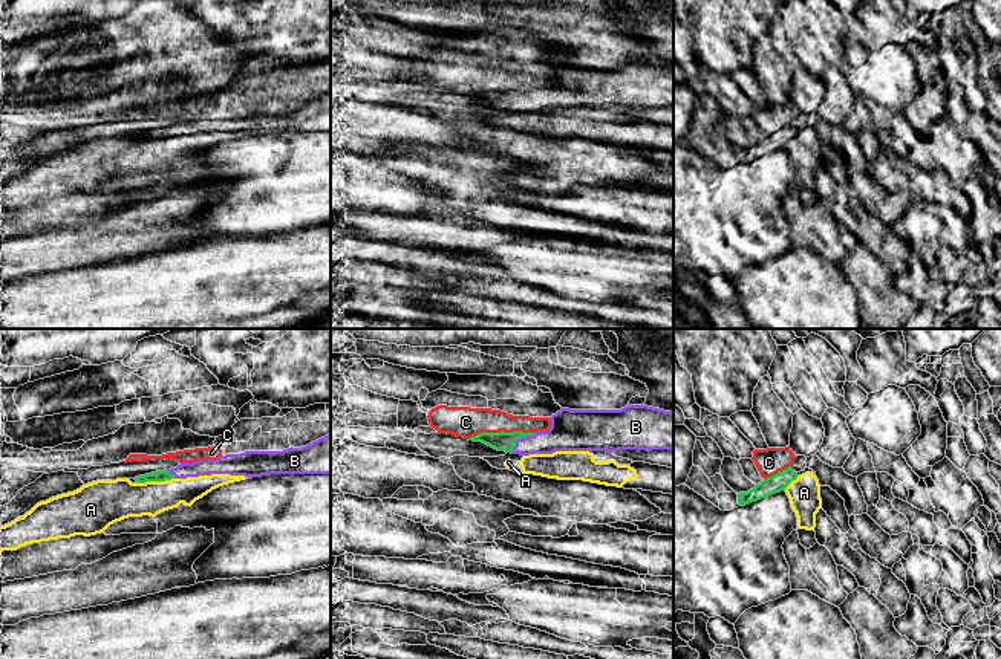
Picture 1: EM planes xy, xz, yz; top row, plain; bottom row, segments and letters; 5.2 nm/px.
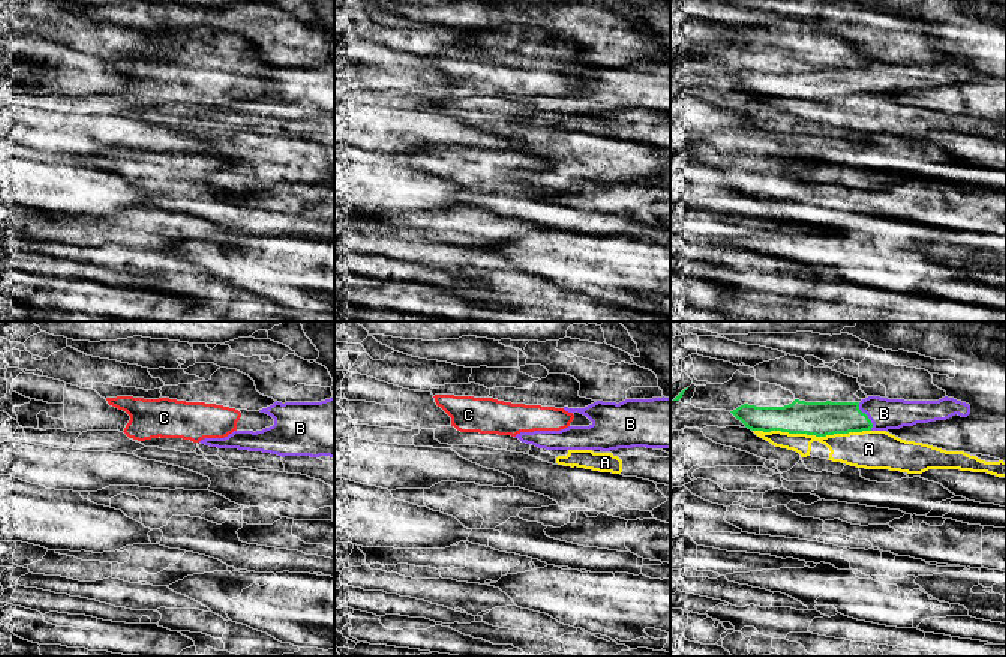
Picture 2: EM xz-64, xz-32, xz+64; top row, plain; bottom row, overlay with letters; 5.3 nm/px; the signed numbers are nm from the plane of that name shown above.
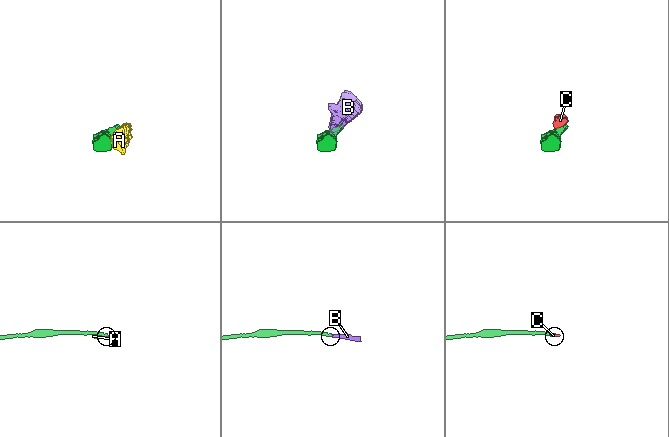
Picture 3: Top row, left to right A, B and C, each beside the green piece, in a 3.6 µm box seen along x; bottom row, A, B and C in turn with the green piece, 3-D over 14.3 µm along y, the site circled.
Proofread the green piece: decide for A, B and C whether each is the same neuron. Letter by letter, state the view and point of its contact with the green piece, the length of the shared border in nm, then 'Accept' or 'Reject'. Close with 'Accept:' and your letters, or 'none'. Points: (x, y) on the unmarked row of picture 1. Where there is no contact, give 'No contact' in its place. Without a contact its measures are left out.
A: Touches green at xy (155, 138). Shared border 190 nm. Reject
B: Touches green at xz (519, 95). Shared border 170 nm. Accept
C: Touches green at xz (501, 89). Shared border 340 nm. Reject
Accept: B

